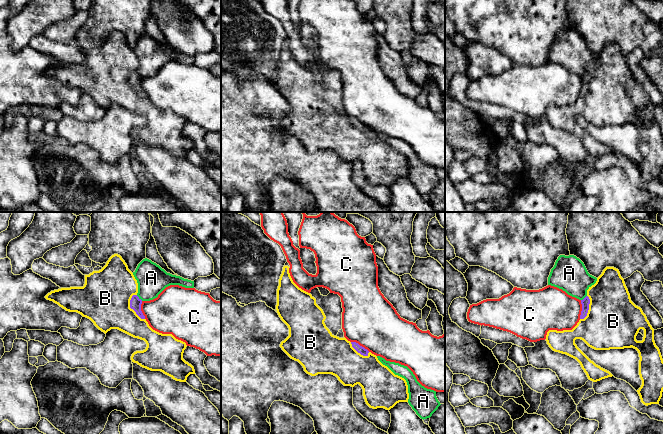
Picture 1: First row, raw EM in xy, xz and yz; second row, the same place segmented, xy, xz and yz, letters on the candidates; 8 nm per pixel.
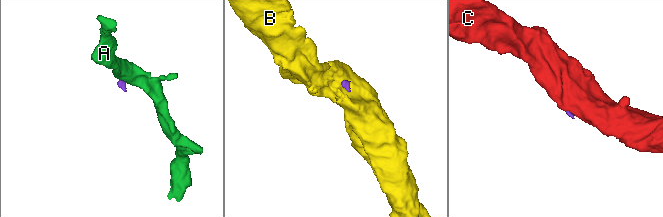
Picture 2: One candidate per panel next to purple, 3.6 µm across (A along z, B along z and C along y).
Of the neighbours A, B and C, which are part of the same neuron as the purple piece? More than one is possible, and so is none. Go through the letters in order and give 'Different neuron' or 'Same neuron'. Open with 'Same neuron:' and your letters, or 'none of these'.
Same neuron: B
A: Different neuron
B: Same neuron
C: Different neuron

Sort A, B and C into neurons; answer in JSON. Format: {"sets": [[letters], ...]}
{"sets": [["A"], ["B"], ["C"]]}

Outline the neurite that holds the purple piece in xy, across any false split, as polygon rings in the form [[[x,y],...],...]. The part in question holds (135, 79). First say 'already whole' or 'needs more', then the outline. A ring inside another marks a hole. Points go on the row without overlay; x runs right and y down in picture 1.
needs more; [[[118,30],[112,31],[99,47],[85,51],[83,63],[61,64],[51,67],[45,74],[53,77],[69,88],[77,88],[90,95],[105,110],[111,105],[118,105],[134,114],[144,116],[147,123],[132,130],[131,136],[151,147],[161,147],[172,155],[186,158],[190,150],[195,150],[194,143],[183,135],[187,121],[172,110],[162,110],[153,106],[141,87],[142,76],[137,72],[138,59],[127,40]]]

